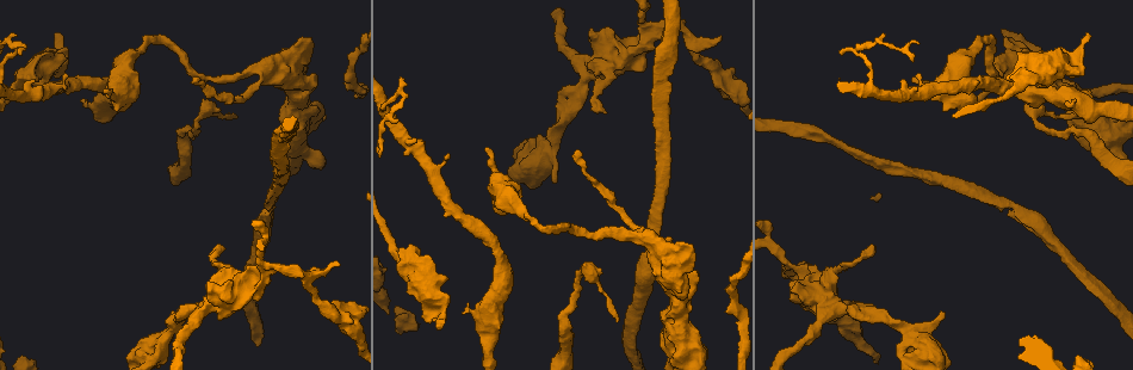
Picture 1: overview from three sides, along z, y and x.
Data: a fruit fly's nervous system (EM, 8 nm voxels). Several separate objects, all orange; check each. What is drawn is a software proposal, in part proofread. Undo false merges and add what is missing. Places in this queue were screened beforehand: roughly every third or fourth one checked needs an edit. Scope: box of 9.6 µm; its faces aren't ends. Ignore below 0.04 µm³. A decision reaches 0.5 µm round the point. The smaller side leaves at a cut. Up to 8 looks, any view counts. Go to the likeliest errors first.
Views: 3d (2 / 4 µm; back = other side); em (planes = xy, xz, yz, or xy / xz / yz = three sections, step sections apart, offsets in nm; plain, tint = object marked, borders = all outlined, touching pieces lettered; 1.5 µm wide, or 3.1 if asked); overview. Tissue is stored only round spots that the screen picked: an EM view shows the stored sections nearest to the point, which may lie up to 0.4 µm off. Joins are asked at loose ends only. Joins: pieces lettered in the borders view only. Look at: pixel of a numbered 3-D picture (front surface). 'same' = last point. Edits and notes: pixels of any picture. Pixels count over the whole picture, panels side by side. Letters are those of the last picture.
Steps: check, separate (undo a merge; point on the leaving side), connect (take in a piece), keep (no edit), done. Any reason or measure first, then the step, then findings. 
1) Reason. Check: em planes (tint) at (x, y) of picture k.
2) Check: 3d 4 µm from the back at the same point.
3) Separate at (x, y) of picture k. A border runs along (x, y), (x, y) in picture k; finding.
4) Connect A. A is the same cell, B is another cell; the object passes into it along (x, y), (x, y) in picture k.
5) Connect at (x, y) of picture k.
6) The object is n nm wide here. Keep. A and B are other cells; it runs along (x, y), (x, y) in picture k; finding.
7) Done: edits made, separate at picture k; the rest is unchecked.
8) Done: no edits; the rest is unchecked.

Branch stops here. Check: 3d 4 µm at (485, 149) of picture 1.

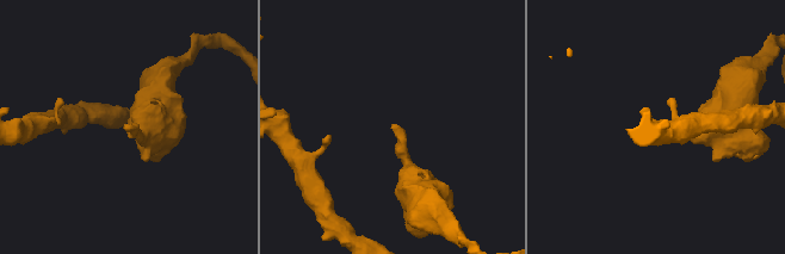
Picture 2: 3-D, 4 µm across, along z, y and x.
Need the tissue. Check: em planes (tint) at (129, 128) of picture 2.

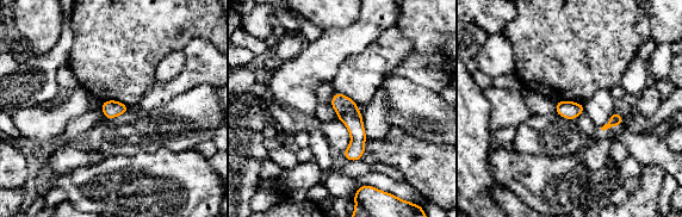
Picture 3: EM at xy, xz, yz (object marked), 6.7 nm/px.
Check: em planes (borders) at the same point.

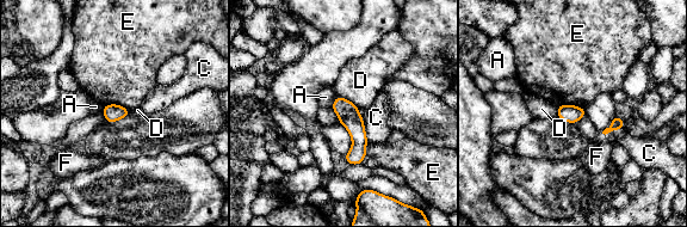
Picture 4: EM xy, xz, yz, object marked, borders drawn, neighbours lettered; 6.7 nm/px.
Keep. A, C, D, E and F are other cells; it runs along (339, 99), (357, 129), (358, 161) in picture 4; no lettered piece goes on from it.

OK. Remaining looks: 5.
Branch stops here. Check: 3d 2 µm at (1086, 32) of picture 1.

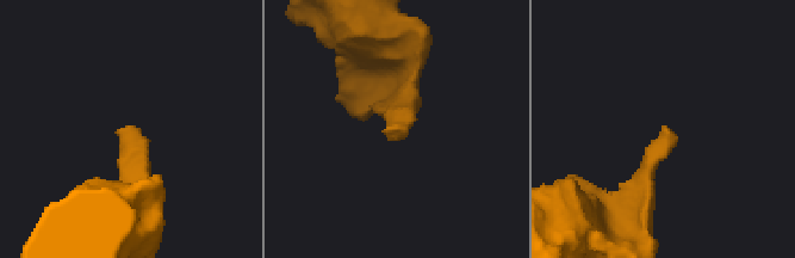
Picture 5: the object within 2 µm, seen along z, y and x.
Check: em planes (plain) at (385, 132) of picture 5.

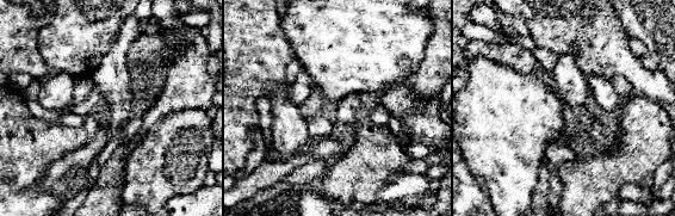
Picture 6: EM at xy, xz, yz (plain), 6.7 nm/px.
Check: em planes (borders) at the same point.

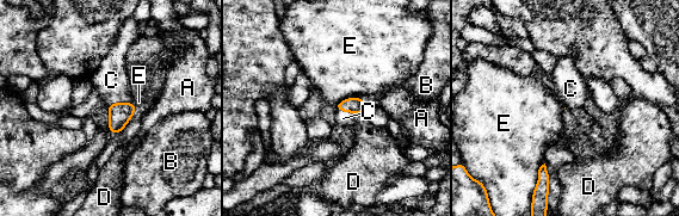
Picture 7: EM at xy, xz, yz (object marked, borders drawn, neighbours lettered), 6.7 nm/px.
Connect C. C is the same cell, A, B, D and E are other cells; the object passes into it along (121, 112), (119, 102), (111, 80) in picture 7; it goes on there.

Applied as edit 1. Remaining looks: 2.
Done: edits made, connect at picture 7; the rest is unchecked.

